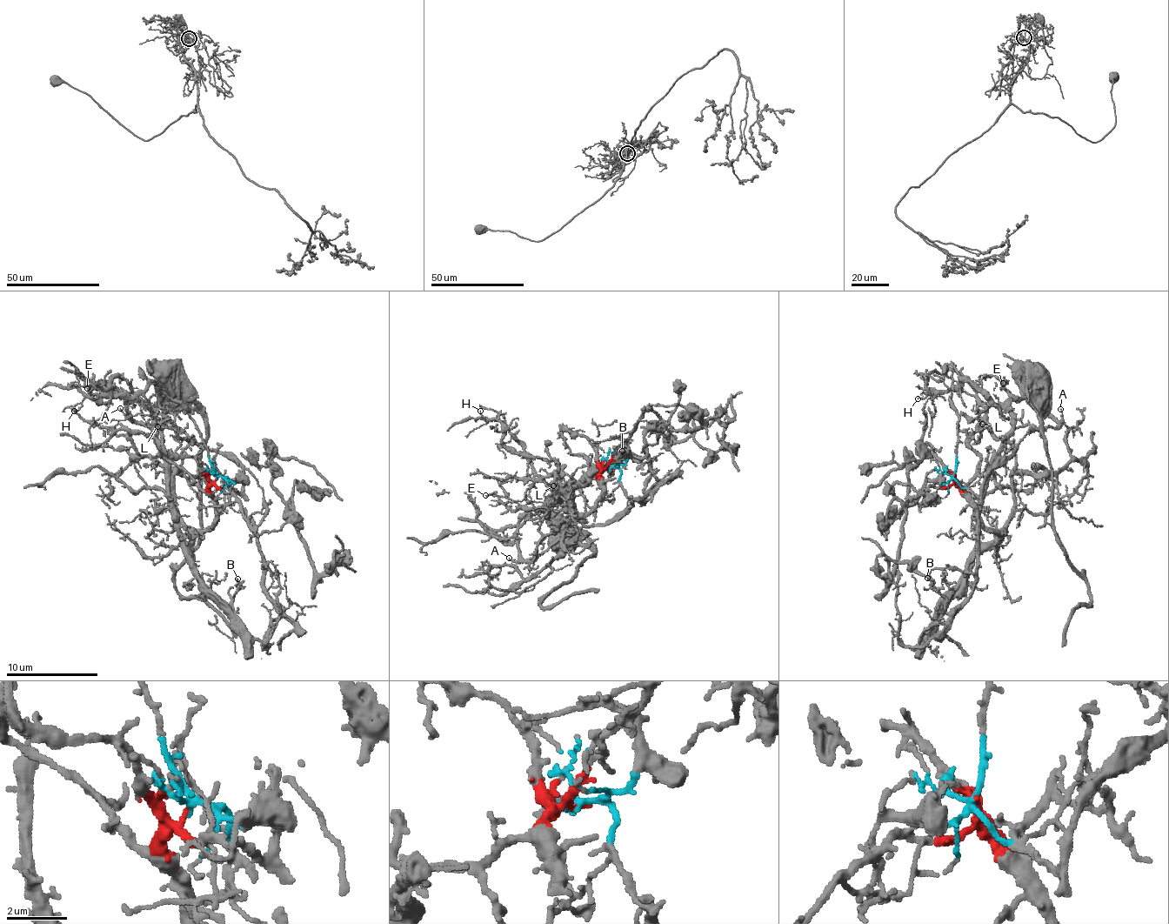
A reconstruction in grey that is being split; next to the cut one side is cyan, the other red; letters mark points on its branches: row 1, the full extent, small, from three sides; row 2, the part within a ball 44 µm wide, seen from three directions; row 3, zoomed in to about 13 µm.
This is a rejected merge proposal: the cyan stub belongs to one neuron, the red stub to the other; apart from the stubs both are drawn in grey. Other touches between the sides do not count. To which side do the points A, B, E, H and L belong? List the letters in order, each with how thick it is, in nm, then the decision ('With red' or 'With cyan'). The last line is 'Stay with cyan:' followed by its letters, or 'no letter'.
A: Thickness 100 nm. With cyan
B: Thickness 100 nm. With red
E: Thickness 130 nm. With red
H: Thickness 100 nm. With cyan
L: Thickness 150 nm. With red
Stay with cyan: A, H

